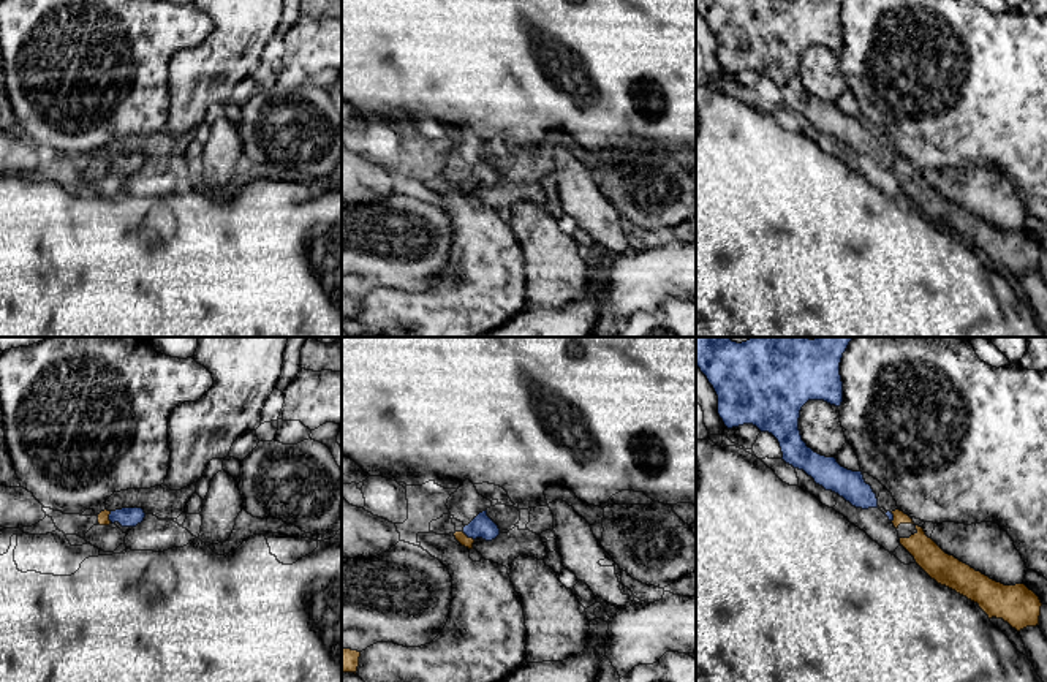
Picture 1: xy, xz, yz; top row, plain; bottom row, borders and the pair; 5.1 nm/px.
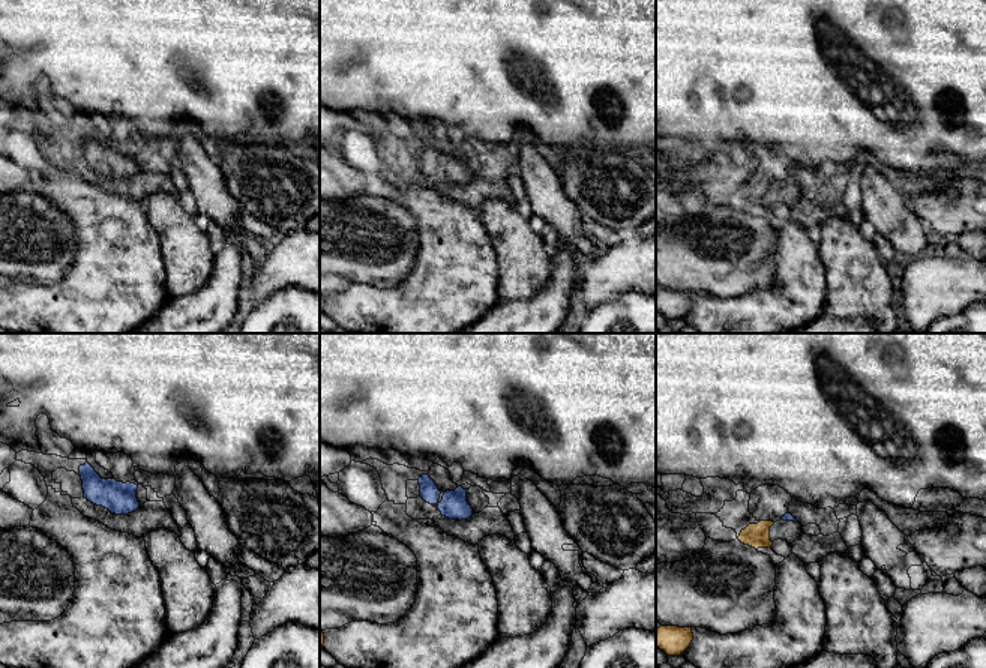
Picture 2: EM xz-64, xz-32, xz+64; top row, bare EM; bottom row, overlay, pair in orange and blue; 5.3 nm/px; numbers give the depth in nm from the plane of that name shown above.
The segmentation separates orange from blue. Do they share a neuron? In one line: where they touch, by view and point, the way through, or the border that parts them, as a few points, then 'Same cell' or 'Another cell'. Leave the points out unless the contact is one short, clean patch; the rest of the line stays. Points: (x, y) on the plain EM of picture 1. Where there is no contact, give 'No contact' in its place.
Touches orange at xz (467, 182). Path across: xz (461, 182), (467, 182), (481, 171). Same cell

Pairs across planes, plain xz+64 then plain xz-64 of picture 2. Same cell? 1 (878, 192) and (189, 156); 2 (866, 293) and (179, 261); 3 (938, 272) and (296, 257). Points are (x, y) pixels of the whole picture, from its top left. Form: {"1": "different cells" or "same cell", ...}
{"1": "same cell", "2": "same cell", "3": "same cell"}

